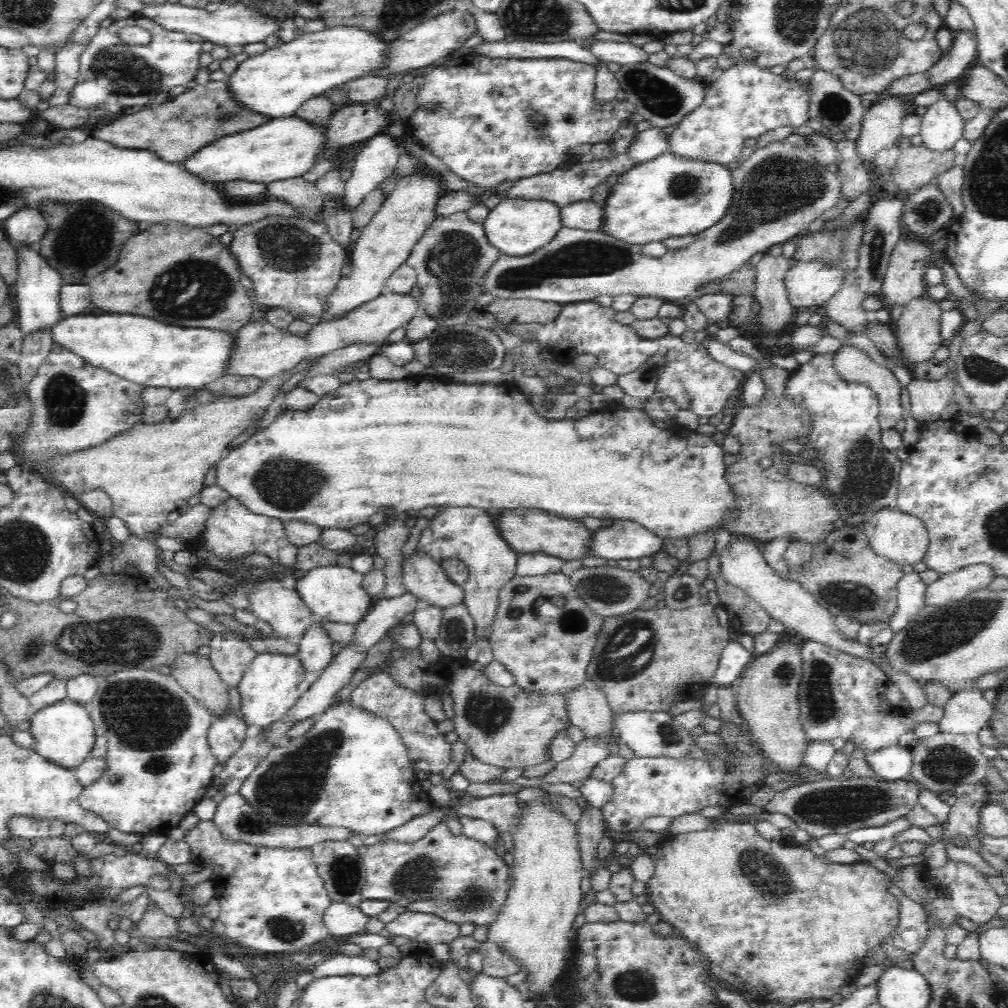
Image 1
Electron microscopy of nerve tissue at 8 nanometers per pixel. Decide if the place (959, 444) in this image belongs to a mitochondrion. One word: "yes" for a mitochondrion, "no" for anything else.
no

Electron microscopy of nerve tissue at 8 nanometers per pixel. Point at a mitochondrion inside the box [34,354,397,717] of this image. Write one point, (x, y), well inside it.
(111, 643)

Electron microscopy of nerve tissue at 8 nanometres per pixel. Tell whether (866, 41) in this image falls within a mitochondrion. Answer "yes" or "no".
yes

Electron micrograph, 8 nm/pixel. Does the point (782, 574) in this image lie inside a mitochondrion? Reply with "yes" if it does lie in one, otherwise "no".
no

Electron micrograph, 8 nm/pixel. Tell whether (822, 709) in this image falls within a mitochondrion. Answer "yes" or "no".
yes

